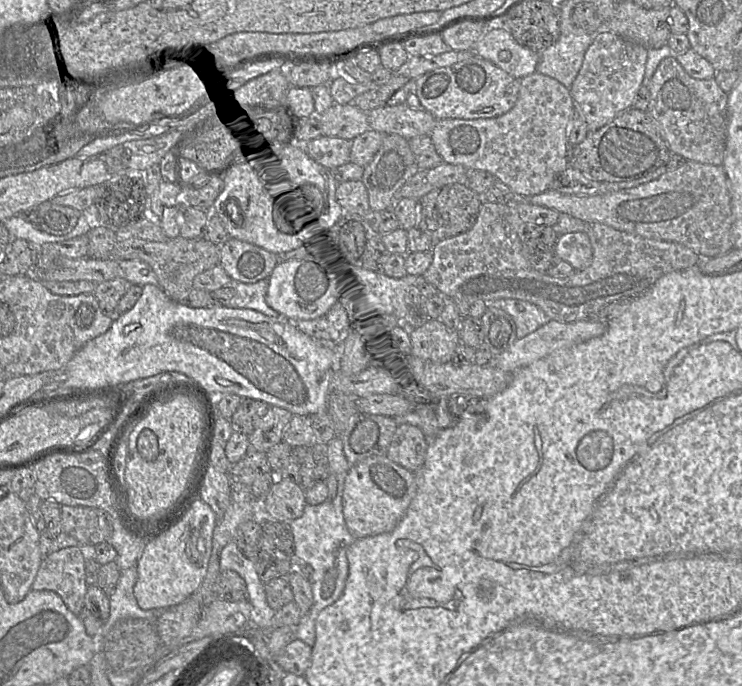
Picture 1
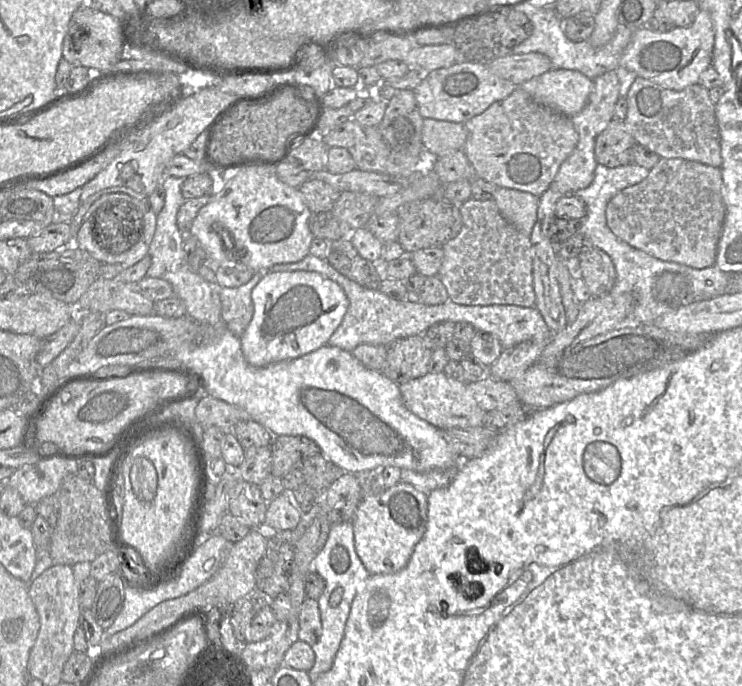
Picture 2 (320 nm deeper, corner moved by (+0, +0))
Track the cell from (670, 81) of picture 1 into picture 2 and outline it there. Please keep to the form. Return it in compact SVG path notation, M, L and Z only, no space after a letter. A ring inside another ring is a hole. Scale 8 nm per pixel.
M637 77L626 99L628 109L624 122L636 143L662 158L687 159L708 166L721 167L716 105L710 99L709 90L696 83L683 90L675 91Z

